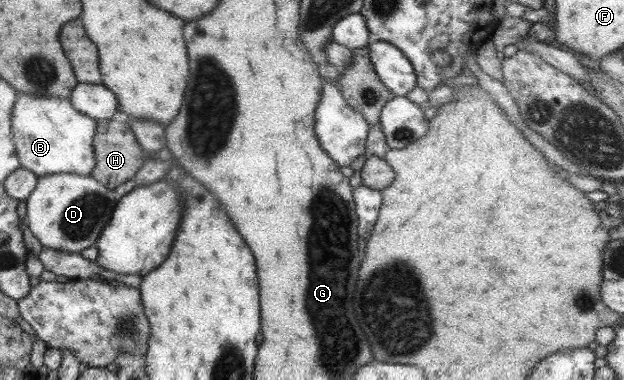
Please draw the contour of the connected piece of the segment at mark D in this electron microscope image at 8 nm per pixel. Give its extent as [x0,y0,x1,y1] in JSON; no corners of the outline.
[25,174,118,252]

